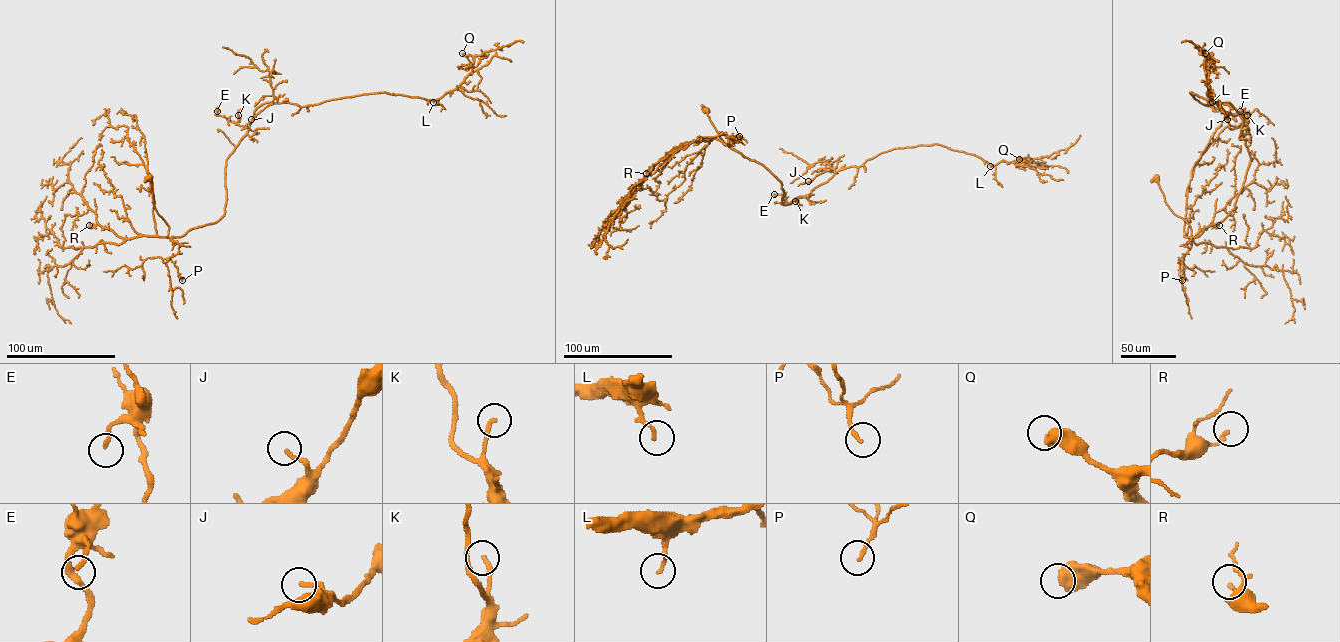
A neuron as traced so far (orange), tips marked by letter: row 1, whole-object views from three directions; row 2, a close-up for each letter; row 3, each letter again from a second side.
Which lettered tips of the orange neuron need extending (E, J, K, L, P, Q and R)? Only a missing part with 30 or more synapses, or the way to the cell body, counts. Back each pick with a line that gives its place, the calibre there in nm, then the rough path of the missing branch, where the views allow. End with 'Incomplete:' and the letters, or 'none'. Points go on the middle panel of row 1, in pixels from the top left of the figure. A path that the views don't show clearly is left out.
Incomplete: none

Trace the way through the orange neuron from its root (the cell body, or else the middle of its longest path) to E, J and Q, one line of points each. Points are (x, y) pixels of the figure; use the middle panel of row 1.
E: (707, 110), (725, 145), (761, 164), (780, 182), (784, 204), (805, 195), (787, 202), (782, 195), (774, 194)
J: (707, 110), (725, 145), (761, 164), (780, 182), (784, 204), (809, 196), (834, 170), (808, 181)
Q: (707, 110), (725, 145), (780, 182), (784, 204), (895, 148), (937, 144), (993, 165), (1019, 159)

